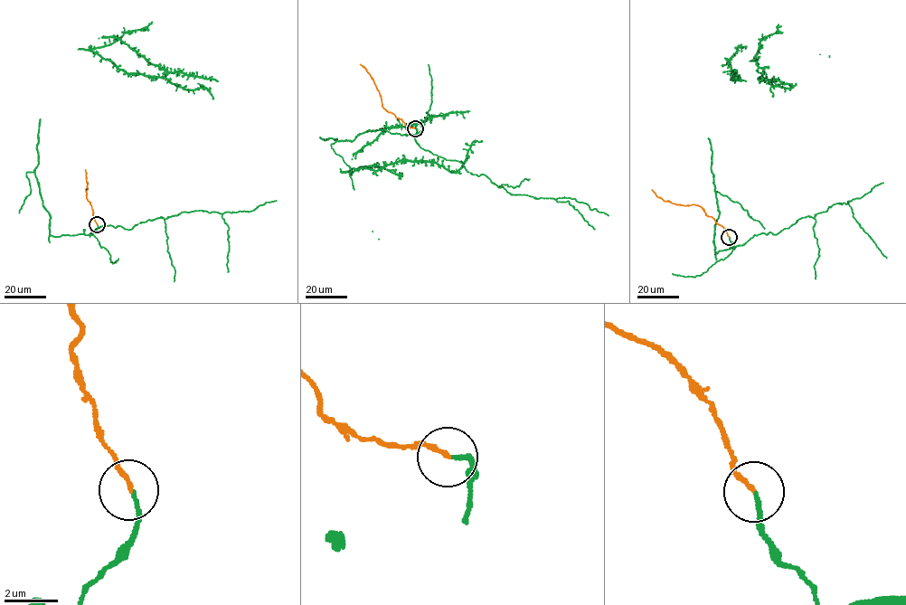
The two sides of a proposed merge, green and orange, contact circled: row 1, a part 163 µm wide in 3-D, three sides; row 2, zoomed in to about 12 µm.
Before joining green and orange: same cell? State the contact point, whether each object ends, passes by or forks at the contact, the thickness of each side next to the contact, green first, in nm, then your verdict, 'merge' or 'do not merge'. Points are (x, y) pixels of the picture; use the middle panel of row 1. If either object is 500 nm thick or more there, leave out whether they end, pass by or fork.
at (415, 128); green ends there; orange ends there; 130 nm thick on the green side, 180 nm on the other; merge

